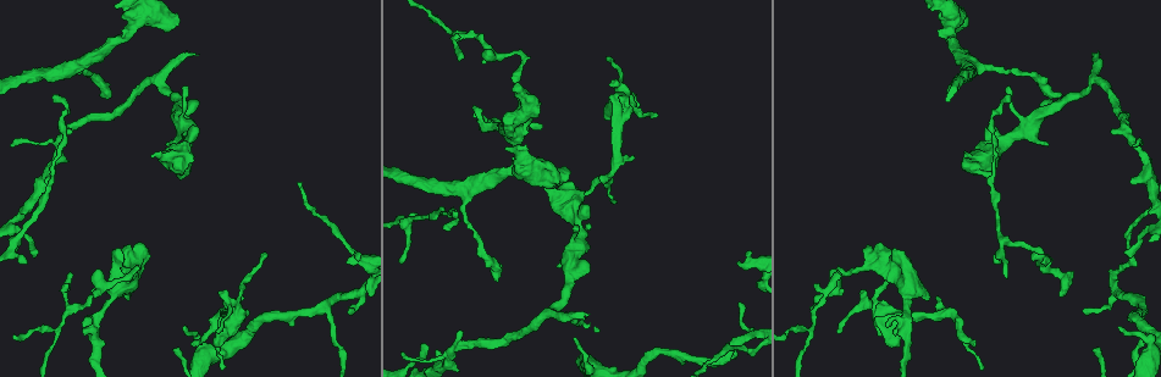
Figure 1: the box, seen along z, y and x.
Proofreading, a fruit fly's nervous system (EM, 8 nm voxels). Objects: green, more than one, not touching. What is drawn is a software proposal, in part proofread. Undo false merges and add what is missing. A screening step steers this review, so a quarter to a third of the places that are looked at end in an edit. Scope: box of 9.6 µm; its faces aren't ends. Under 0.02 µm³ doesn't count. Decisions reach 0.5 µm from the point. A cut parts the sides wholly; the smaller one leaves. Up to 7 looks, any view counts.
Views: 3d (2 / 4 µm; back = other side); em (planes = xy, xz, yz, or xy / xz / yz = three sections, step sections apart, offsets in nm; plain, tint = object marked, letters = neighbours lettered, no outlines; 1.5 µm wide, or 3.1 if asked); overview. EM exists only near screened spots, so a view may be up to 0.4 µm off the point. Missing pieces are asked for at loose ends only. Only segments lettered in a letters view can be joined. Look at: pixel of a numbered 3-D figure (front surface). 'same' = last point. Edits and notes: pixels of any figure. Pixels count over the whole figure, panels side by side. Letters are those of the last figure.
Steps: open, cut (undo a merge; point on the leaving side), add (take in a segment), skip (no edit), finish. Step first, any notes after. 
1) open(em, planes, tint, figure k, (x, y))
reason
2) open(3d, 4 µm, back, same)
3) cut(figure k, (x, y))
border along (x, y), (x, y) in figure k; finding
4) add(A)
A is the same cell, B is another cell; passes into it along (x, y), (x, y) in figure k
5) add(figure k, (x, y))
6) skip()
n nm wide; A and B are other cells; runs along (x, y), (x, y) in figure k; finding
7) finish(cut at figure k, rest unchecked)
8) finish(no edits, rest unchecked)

open(em, yz, step 8, tint, figure 1, (176, 24))
thick end

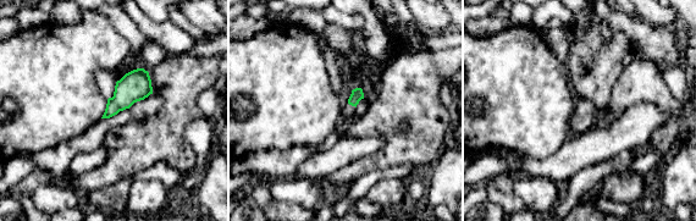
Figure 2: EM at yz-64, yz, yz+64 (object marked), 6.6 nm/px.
open(em, planes, letters, same)
cut it another way

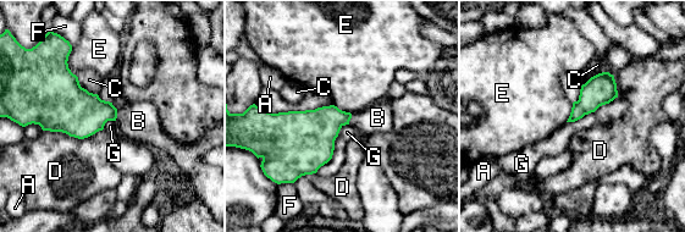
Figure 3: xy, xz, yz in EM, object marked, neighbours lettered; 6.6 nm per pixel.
add(B)
D touches over 400 nm; B is the same cell, A, C, D, E, F and G are other cells; passes into it along (79, 114), (116, 115), (138, 121) in figure 3; it goes on there

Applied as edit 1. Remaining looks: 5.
open(overview)
see it whole again

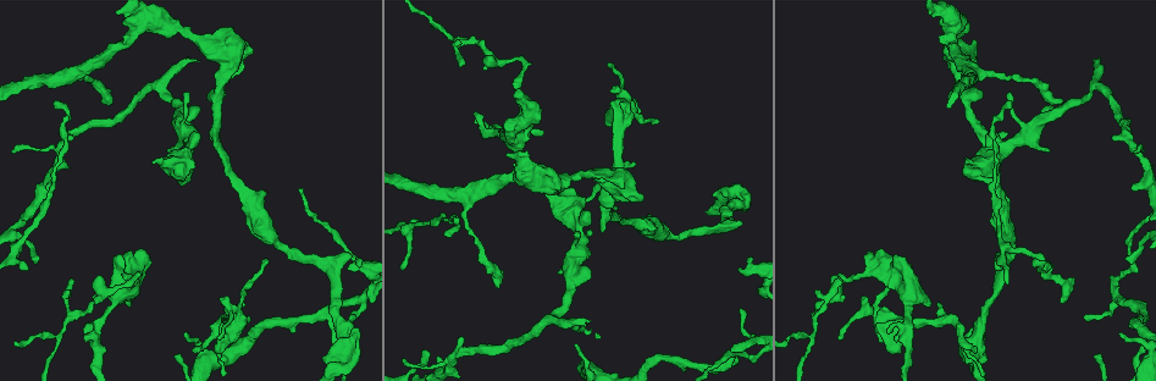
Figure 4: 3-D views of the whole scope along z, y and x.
open(3d, 4 µm, back, figure 4, (1047, 118))
arms part here

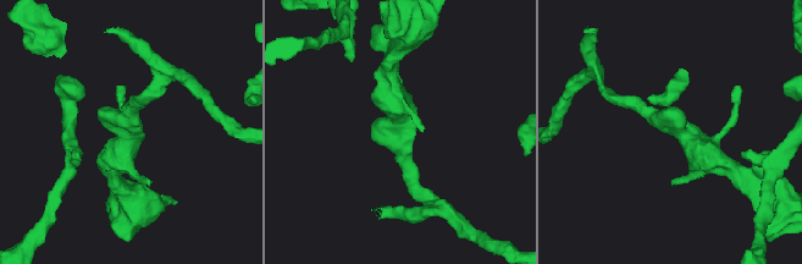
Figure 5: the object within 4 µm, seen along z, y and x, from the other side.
open(em, planes, plain, figure 5, (403, 127))

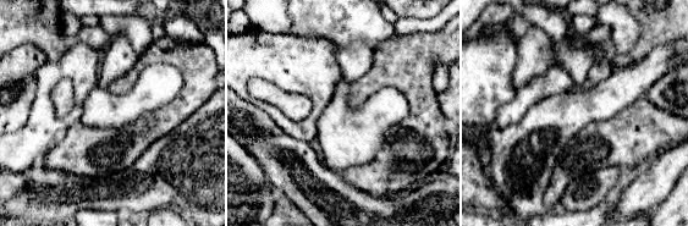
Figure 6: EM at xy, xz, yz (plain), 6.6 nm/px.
open(em, planes, letters, same)
see the neighbours

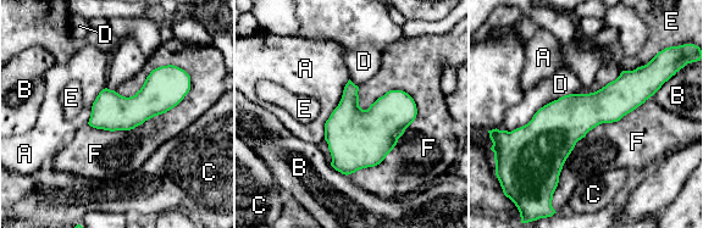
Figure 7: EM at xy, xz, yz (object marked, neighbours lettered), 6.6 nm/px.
skip()
A, B, C, D, E and F are other cells; runs along (654, 88), (518, 139) in figure 7; one neuron here

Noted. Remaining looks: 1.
open(em, planes, letters, figure 4, (589, 321))

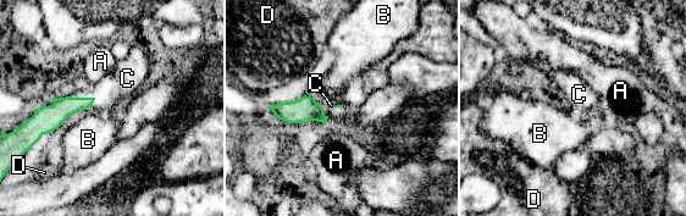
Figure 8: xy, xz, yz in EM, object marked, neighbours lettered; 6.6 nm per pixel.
add(C)
C is the same cell, A, B and D are other cells; passes into it along (64, 108), (93, 101), (125, 81) in figure 8; it goes on there

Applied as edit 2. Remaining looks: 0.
finish(add at figure 3, add at figure 8, rest unchecked)

